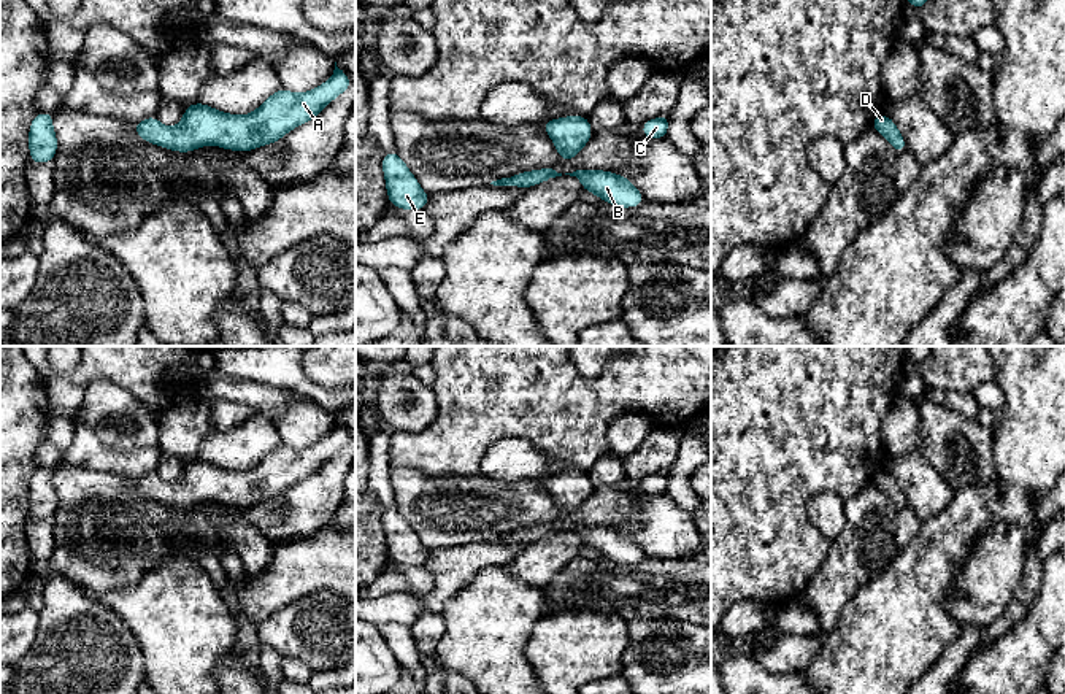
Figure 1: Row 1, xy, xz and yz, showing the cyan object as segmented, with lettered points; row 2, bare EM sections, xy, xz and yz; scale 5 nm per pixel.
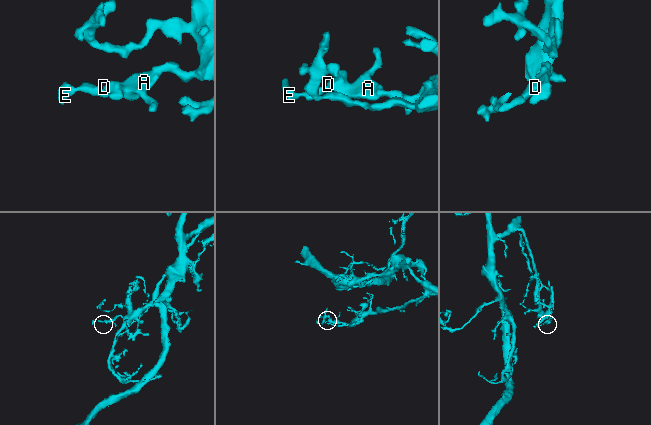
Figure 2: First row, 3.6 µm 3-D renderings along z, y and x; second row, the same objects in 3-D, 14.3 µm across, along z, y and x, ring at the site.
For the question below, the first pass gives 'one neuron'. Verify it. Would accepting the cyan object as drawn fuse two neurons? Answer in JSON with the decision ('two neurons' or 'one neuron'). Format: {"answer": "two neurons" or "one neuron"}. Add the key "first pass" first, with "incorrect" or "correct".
{"first pass": "correct", "answer": "one neuron"}

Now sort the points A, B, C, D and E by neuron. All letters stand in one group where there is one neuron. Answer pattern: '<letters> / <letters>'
A B C D E

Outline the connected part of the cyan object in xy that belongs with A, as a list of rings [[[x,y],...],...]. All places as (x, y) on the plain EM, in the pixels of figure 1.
[[[335,418],[332,434],[319,443],[303,449],[292,449],[281,443],[254,468],[246,472],[227,470],[198,457],[195,461],[186,462],[184,473],[176,483],[168,484],[167,481],[160,480],[156,472],[152,472],[133,480],[133,484],[144,497],[179,508],[189,508],[206,500],[214,500],[232,507],[251,507],[278,497],[297,481],[316,473],[336,451],[348,445],[351,445],[351,437]]]

